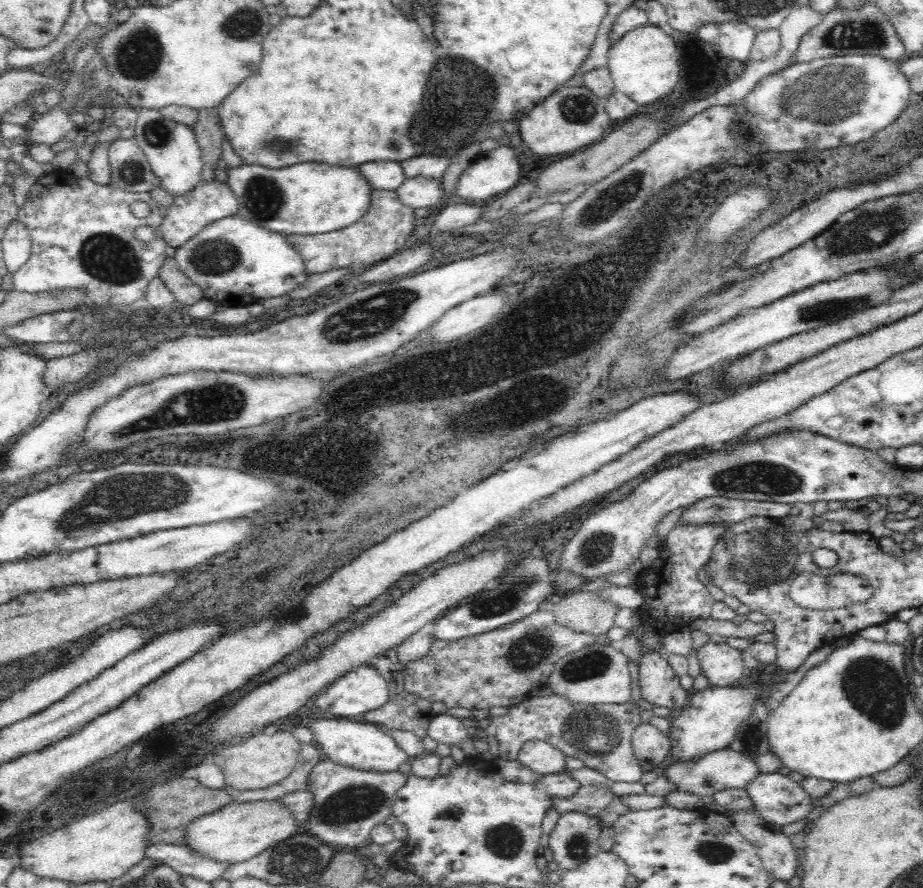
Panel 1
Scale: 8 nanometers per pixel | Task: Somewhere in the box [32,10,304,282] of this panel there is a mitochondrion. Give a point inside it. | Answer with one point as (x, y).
(139, 56)

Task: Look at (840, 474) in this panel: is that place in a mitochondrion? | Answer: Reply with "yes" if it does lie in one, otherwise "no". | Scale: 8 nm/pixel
no

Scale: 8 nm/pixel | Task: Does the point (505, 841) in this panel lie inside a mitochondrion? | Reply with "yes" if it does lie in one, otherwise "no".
yes

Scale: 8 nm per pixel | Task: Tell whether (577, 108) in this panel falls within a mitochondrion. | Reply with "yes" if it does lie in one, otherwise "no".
yes

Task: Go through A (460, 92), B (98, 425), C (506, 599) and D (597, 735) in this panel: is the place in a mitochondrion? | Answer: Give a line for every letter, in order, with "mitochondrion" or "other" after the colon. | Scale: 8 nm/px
A: mitochondrion
B: other
C: mitochondrion
D: mitochondrion

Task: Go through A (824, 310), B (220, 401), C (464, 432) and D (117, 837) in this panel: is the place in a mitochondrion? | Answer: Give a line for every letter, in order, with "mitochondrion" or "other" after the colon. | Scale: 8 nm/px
A: mitochondrion
B: mitochondrion
C: mitochondrion
D: other

